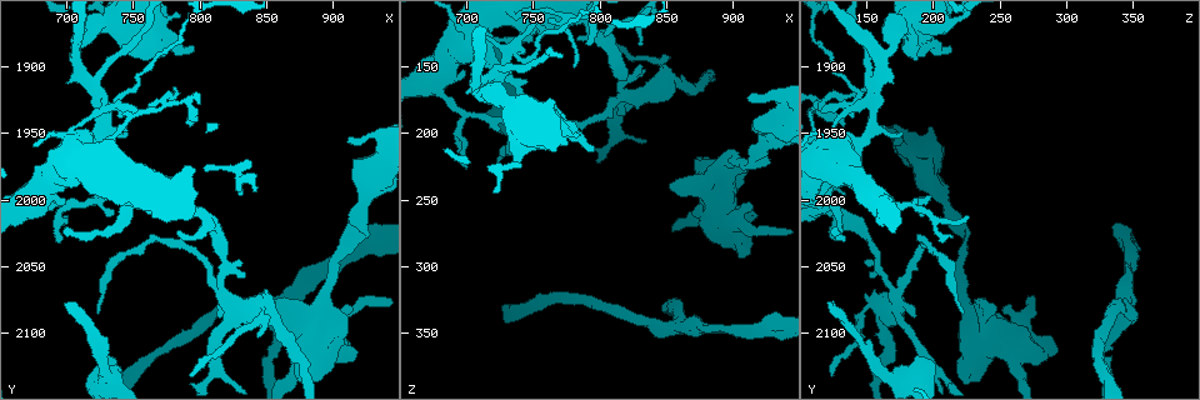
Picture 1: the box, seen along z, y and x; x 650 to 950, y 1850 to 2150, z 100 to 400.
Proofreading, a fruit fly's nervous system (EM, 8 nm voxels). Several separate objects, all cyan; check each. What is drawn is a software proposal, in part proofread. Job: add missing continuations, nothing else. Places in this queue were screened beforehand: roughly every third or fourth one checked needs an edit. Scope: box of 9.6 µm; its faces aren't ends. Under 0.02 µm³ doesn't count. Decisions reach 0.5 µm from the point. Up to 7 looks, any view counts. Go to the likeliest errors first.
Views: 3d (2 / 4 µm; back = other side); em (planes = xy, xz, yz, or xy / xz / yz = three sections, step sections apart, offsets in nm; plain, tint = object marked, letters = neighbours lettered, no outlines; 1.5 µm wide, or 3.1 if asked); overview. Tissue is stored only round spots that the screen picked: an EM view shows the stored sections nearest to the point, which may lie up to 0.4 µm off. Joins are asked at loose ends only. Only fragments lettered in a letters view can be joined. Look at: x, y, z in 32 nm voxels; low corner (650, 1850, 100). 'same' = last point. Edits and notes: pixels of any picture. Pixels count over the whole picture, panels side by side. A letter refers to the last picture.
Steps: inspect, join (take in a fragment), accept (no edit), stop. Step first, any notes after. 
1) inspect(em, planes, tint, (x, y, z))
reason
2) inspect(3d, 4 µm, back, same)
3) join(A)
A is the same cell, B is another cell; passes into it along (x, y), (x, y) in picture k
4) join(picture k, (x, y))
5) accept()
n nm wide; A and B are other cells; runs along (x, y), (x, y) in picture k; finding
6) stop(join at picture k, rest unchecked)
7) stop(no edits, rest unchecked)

inspect(em, xy, step 4, letters, (700, 2078, 124))
long arm stops here

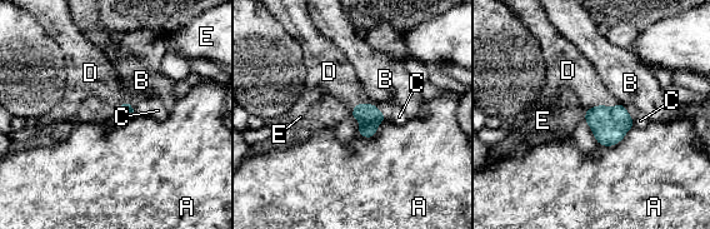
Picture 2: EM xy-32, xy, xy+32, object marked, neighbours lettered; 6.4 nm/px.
inspect(em, xz, step 8, letters, same)

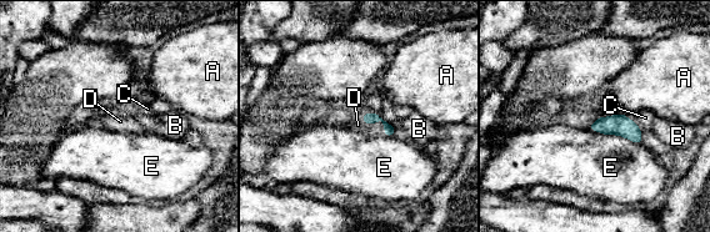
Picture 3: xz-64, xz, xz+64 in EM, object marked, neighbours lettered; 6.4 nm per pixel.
join(D)
D is the same cell, A, B, C and E are other cells; passes into it along (369, 119), (364, 121), (358, 125) in picture 3; it goes on there

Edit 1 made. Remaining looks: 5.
inspect(em, planes, letters, (698, 2000, 154))
thick end

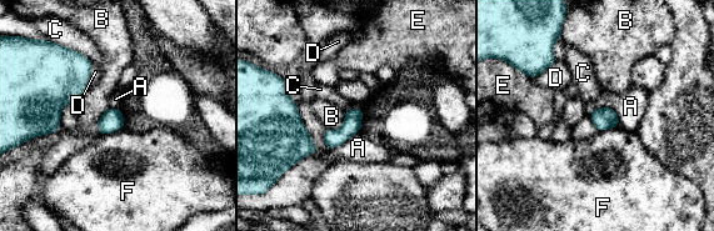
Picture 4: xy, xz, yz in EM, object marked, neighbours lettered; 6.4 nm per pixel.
accept()
C touches over 240 nm; A, B, C, D, E and F are other cells; none of them fits

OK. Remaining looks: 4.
stop(join at picture 3, rest unchecked)

